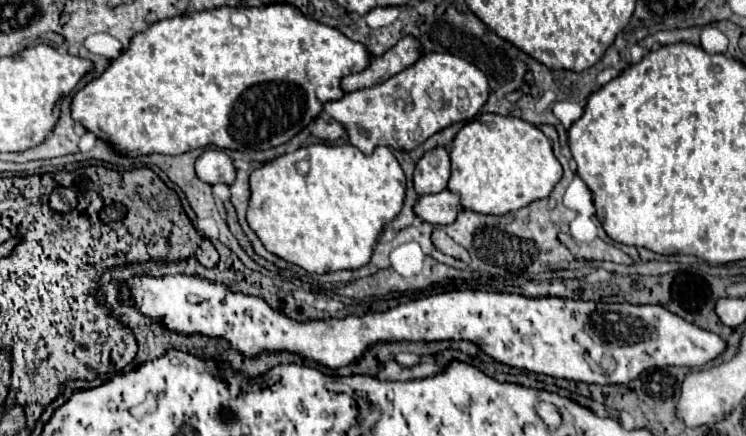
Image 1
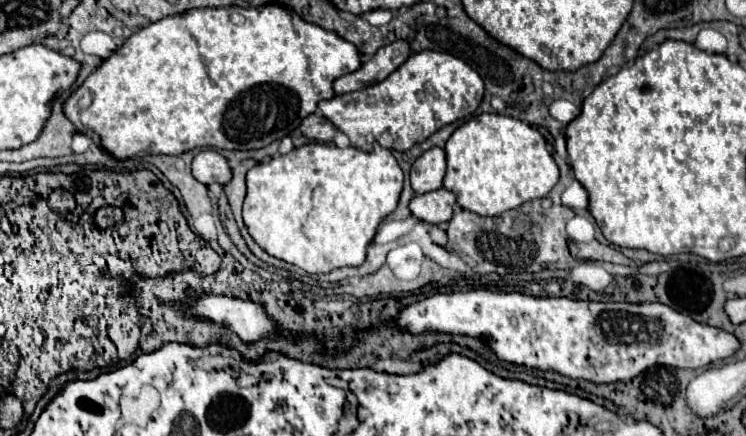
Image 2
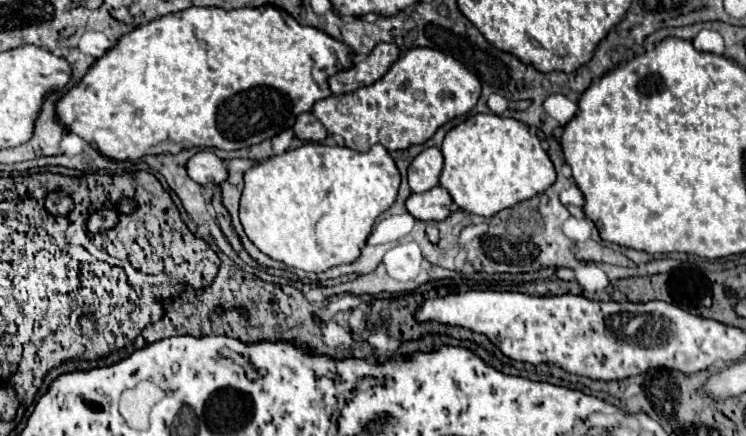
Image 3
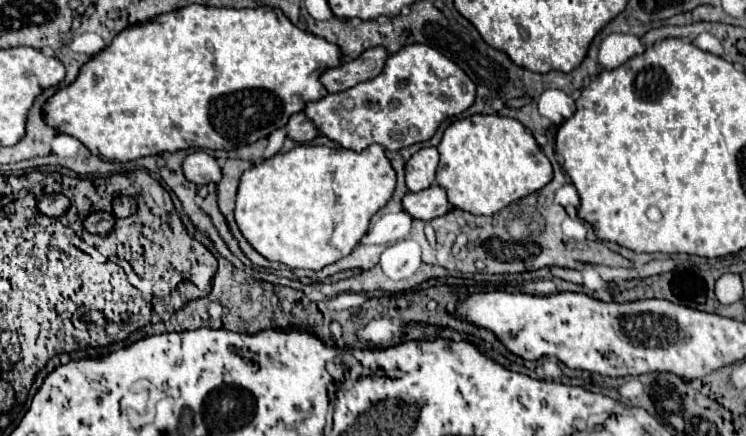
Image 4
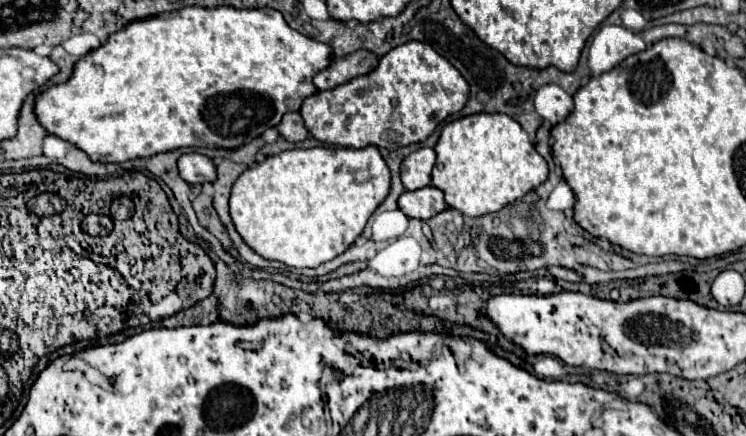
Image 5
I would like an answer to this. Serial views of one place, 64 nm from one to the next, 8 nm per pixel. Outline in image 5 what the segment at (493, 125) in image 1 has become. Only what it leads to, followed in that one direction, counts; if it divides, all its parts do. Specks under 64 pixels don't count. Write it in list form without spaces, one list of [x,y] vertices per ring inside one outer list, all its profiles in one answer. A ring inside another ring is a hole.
[[[480,112],[448,122],[442,128],[442,134],[434,150],[436,150],[436,164],[432,168],[432,186],[444,192],[446,204],[450,208],[456,208],[466,216],[484,216],[490,212],[498,212],[506,204],[516,202],[518,198],[522,198],[548,178],[546,160],[534,150],[530,136],[520,128],[520,124],[506,114]]]

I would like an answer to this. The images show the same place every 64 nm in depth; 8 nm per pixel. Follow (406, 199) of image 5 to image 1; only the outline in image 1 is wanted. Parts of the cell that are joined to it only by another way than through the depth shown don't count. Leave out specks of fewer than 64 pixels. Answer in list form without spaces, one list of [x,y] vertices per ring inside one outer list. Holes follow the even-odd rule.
[[[442,190],[438,194],[424,194],[414,204],[414,212],[418,218],[422,218],[428,224],[434,226],[446,226],[456,220],[458,214],[460,196],[456,196],[450,190]]]

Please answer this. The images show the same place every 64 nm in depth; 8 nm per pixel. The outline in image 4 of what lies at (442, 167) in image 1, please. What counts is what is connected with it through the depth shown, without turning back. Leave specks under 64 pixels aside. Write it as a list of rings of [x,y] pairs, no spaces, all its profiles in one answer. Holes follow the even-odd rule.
[[[422,148],[410,156],[404,166],[406,186],[412,192],[430,188],[434,184],[434,172],[438,166],[438,150],[436,148]]]

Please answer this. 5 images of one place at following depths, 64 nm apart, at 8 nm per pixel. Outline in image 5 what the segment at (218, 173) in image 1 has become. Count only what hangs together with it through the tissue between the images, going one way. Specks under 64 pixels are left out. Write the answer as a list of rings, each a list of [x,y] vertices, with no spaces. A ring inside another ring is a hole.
[[[188,152],[180,156],[178,172],[180,172],[180,178],[188,184],[202,184],[202,182],[216,180],[216,166],[212,164],[212,160],[196,152]]]

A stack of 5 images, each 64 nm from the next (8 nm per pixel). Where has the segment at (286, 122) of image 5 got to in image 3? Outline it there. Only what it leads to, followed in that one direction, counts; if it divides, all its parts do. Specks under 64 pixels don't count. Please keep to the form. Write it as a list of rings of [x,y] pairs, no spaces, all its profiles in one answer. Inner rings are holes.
[[[310,112],[300,114],[296,118],[296,124],[292,126],[292,132],[294,132],[296,138],[306,140],[306,142],[322,142],[328,136],[326,128]]]

